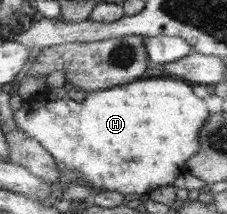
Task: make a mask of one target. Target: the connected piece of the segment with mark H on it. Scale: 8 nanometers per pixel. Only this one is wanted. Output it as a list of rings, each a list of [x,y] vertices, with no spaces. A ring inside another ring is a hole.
[[[141,78],[129,84],[114,86],[107,90],[98,90],[97,92],[90,92],[82,102],[75,102],[67,95],[58,97],[54,96],[52,92],[45,91],[34,98],[23,101],[22,107],[17,110],[17,127],[21,131],[29,134],[31,138],[36,139],[47,151],[49,151],[57,161],[57,165],[61,167],[61,171],[65,172],[67,169],[77,171],[82,176],[80,183],[92,183],[94,188],[100,188],[99,191],[113,191],[121,193],[126,197],[140,197],[144,198],[148,193],[159,186],[171,186],[177,181],[177,178],[188,174],[188,160],[193,158],[199,151],[201,151],[200,135],[203,126],[209,121],[211,112],[207,108],[205,98],[199,98],[193,92],[193,84],[185,80],[173,80],[173,78]]]

